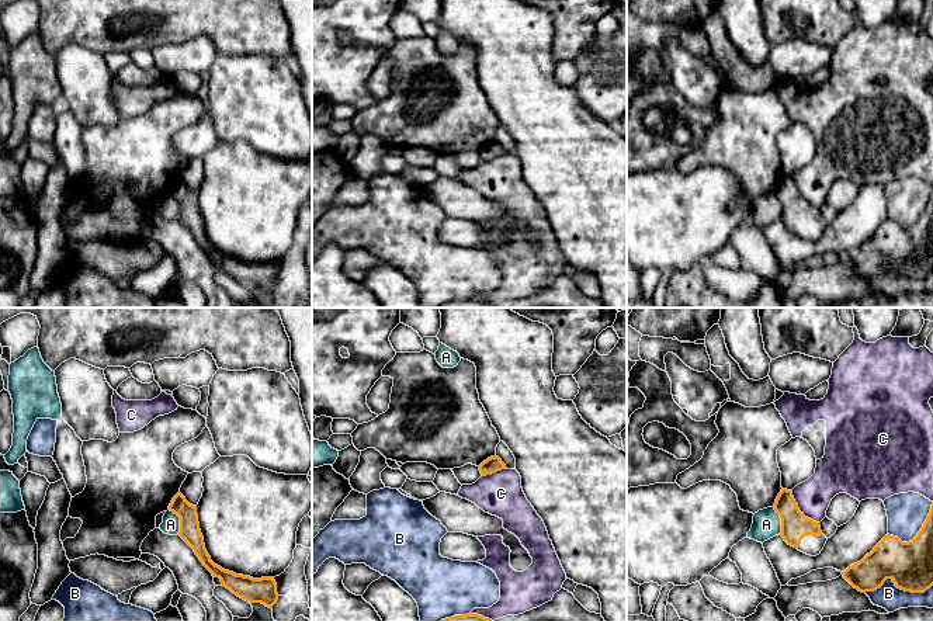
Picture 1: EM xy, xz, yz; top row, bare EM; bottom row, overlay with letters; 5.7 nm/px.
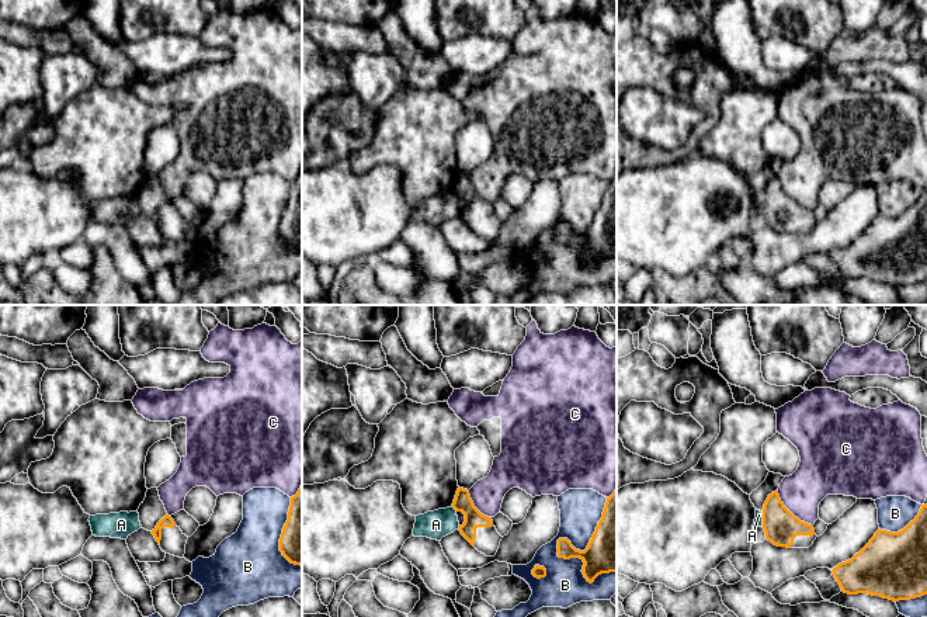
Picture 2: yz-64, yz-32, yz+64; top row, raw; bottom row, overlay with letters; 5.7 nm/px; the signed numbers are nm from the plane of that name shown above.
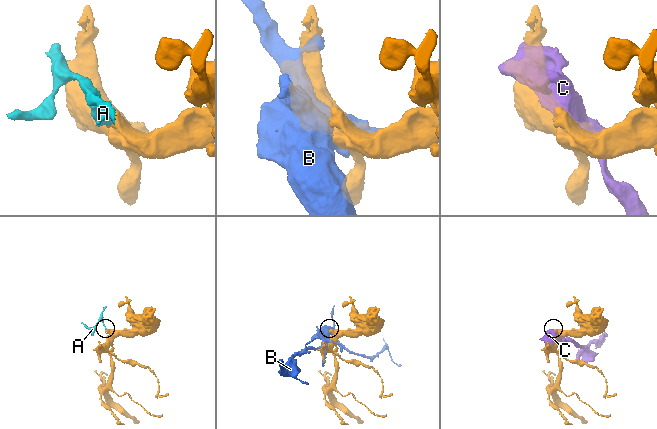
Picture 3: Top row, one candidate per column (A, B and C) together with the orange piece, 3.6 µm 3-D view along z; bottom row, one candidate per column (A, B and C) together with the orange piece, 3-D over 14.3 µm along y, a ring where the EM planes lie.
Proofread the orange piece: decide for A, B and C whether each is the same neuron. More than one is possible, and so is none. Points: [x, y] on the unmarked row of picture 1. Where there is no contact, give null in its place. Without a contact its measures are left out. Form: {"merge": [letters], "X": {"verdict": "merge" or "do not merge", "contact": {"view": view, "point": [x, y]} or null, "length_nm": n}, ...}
{"merge": [], "A": {"verdict": "do not merge", "contact": {"view": "xy", "point": [180, 207]}, "length_nm": 160}, "B": {"verdict": "do not merge", "contact": {"view": "yz", "point": [898, 273]}, "length_nm": 400}, "C": {"verdict": "do not merge", "contact": {"view": "yz", "point": [798, 195]}, "length_nm": 260}}

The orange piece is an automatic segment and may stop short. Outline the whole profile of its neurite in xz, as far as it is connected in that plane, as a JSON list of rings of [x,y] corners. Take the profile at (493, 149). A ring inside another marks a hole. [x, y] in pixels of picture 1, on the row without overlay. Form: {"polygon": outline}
{"polygon": [[[490,142],[479,150],[482,162],[492,160],[497,156],[507,155],[499,142]]]}

